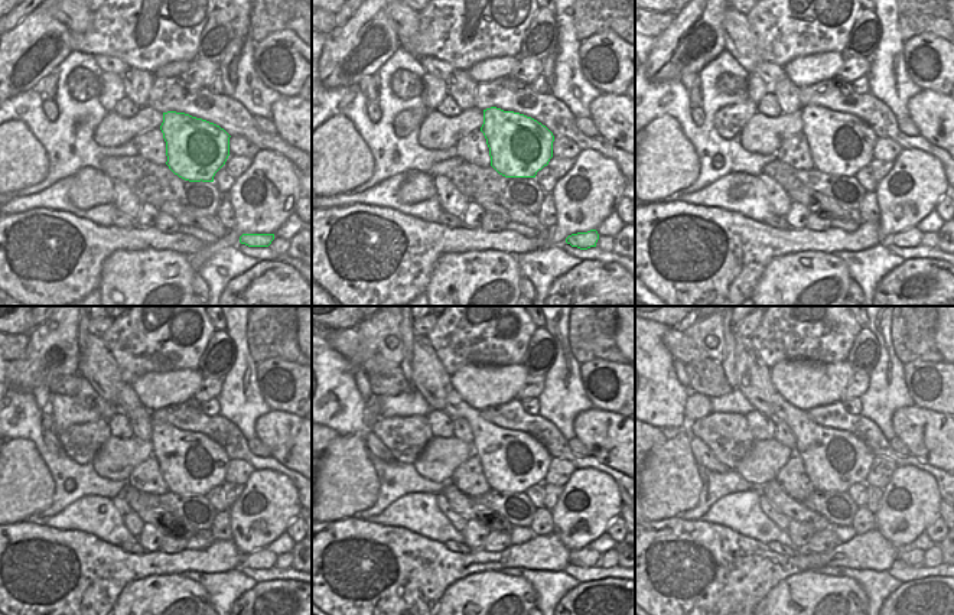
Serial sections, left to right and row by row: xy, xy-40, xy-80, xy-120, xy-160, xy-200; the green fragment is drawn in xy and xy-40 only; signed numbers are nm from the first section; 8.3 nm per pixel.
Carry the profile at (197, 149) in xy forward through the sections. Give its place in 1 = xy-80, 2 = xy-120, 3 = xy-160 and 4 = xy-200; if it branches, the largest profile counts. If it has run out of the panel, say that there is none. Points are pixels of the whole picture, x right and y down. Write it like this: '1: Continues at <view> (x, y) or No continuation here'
1: Continues at xy-80 (840, 143)
2: Continues at xy-120 (192, 464)
3: Continues at xy-160 (513, 461)
4: Continues at xy-200 (834, 459).

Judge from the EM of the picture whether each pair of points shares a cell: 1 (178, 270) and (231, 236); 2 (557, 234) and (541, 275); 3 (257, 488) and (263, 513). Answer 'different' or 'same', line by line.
1: different
2: different
3: same

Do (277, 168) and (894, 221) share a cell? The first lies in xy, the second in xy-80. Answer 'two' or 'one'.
one

